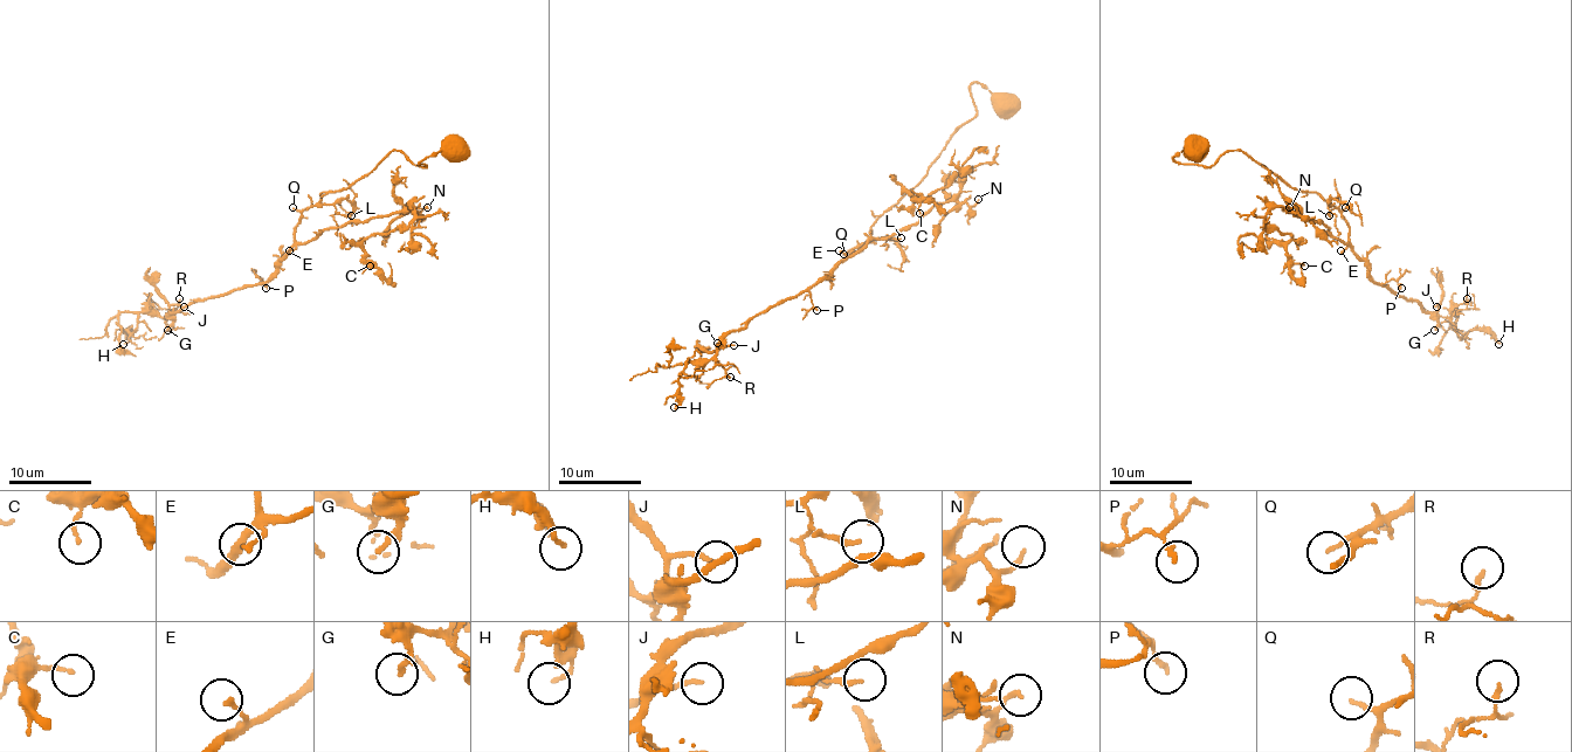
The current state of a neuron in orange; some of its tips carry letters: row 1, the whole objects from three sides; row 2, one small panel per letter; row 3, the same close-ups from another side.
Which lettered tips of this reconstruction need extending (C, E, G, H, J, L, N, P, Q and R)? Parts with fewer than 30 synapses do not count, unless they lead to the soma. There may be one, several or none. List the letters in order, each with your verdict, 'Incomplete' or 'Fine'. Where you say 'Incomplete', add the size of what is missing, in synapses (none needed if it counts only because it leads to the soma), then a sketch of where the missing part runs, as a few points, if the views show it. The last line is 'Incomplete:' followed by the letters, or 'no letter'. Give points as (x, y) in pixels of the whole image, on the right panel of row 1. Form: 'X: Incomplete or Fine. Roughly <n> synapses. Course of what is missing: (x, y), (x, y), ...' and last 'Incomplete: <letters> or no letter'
C: Fine
E: Fine
G: Fine
H: Fine
J: Fine
L: Fine
N: Fine
P: Fine
Q: Fine
R: Incomplete. Roughly 45 synapses. Course of what is missing: (1467, 298), (1474, 303), (1467, 321), (1467, 333), (1471, 336)
Incomplete: R

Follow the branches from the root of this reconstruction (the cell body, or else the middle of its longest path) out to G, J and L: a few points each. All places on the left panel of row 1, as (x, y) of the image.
G: (453, 147), (426, 166), (392, 150), (345, 188), (324, 191), (264, 282), (194, 298), (167, 330)
J: (453, 147), (423, 158), (426, 166), (392, 150), (301, 214), (295, 245), (264, 282), (184, 306)
L: (453, 147), (423, 158), (426, 166), (392, 150), (362, 178), (319, 195), (351, 215)

